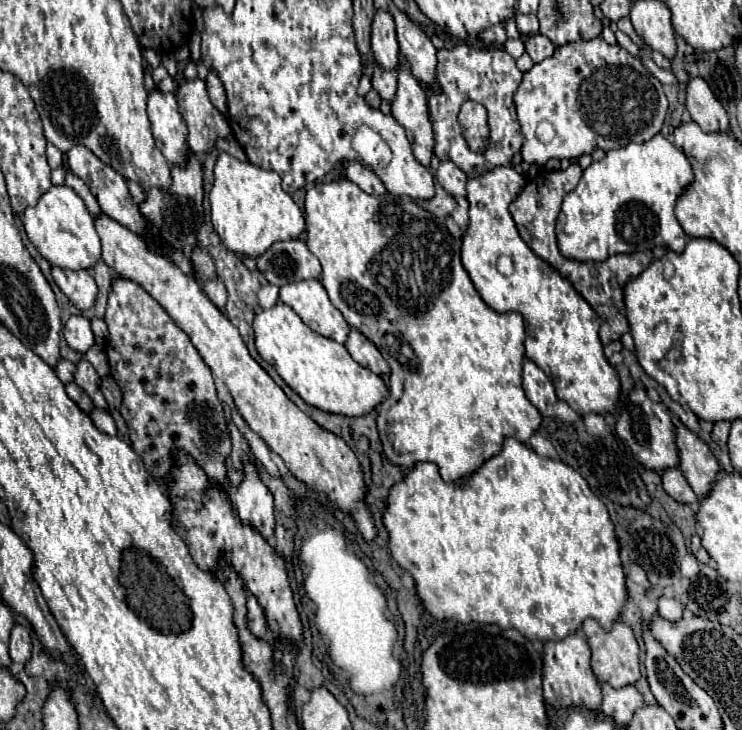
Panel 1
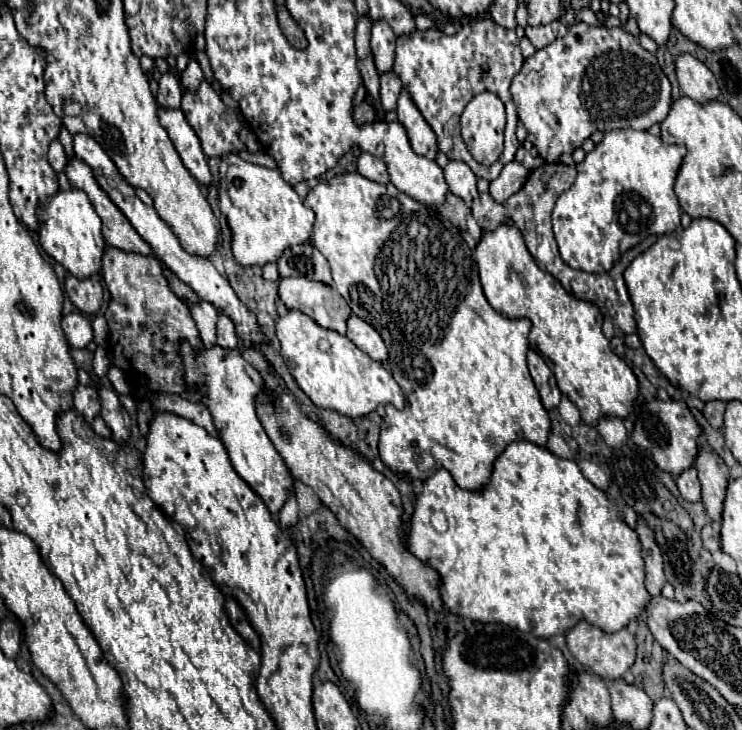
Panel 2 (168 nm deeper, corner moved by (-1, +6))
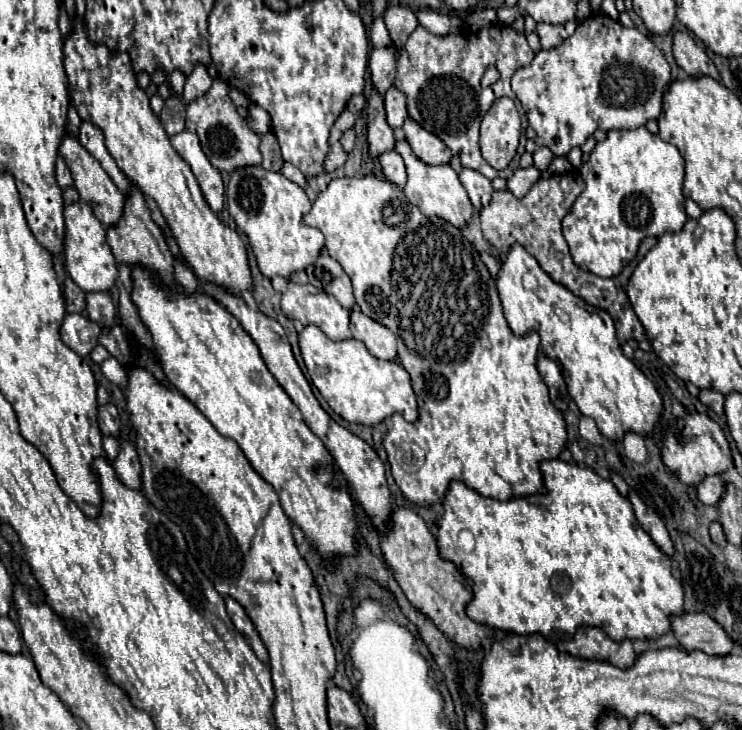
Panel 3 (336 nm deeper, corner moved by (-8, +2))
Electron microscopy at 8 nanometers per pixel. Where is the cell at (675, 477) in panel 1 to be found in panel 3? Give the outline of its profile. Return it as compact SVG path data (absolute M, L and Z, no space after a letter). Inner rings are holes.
M706 476L696 486L696 496L706 506L716 506L722 494L724 494L724 480L720 476Z

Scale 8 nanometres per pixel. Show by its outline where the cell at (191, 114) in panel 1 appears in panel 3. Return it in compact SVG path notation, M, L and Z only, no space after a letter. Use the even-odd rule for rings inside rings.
M214 78L212 88L198 100L186 106L186 128L198 134L202 150L208 156L210 164L218 170L232 172L242 166L258 166L262 162L258 144L260 138L248 128L246 120L236 112L236 106L228 98L228 84L220 78Z

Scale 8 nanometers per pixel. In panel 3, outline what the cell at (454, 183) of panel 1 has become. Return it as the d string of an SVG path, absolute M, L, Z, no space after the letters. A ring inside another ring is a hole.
M462 168L462 172L458 174L462 186L466 188L470 202L476 210L480 210L482 206L486 206L490 202L492 196L492 184L486 176L482 176L480 172L472 170L472 168Z

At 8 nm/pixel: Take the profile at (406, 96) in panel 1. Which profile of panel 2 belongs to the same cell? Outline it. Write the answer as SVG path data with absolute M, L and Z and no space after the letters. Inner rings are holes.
M405 90L401 92L399 102L397 102L397 118L407 130L407 136L409 136L409 142L415 154L433 160L437 156L435 132L429 128L429 124L425 122L425 118L421 116L413 100L409 100L409 94Z

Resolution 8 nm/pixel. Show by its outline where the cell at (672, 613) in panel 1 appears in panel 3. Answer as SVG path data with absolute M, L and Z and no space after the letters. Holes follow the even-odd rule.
M558 458L556 460L542 460L540 462L540 474L542 474L542 480L544 480L544 490L546 490L544 494L530 494L530 496L510 498L506 502L494 500L494 498L484 498L478 492L470 490L464 482L458 482L458 480L450 482L450 488L448 488L448 492L444 496L444 502L442 502L444 512L438 518L436 540L438 540L440 558L452 562L466 576L466 580L470 582L472 600L466 606L468 618L472 618L474 622L486 624L490 628L498 628L498 630L506 630L506 632L516 632L516 634L522 634L522 636L528 636L528 634L536 632L536 634L542 634L546 640L552 640L552 642L556 642L556 640L570 640L578 626L602 628L616 642L620 642L624 638L630 638L630 640L636 640L636 638L654 640L654 638L666 634L670 630L668 618L672 614L682 614L684 612L684 608L682 608L682 604L684 604L682 584L672 576L670 560L660 552L660 548L652 542L652 538L638 526L634 510L632 510L632 504L628 502L628 498L620 496L616 486L610 480L600 478L594 470L580 468L576 464L568 464L568 462L558 460ZM468 530L476 538L476 548L470 548L470 540L466 540Z

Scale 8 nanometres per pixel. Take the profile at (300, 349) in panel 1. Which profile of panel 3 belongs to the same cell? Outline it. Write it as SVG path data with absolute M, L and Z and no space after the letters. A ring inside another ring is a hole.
M314 324L306 326L298 334L298 344L312 384L318 388L328 406L344 420L376 426L394 412L404 414L408 422L414 422L418 418L416 396L410 386L408 372L398 362L384 362L374 358L358 340L332 342Z

